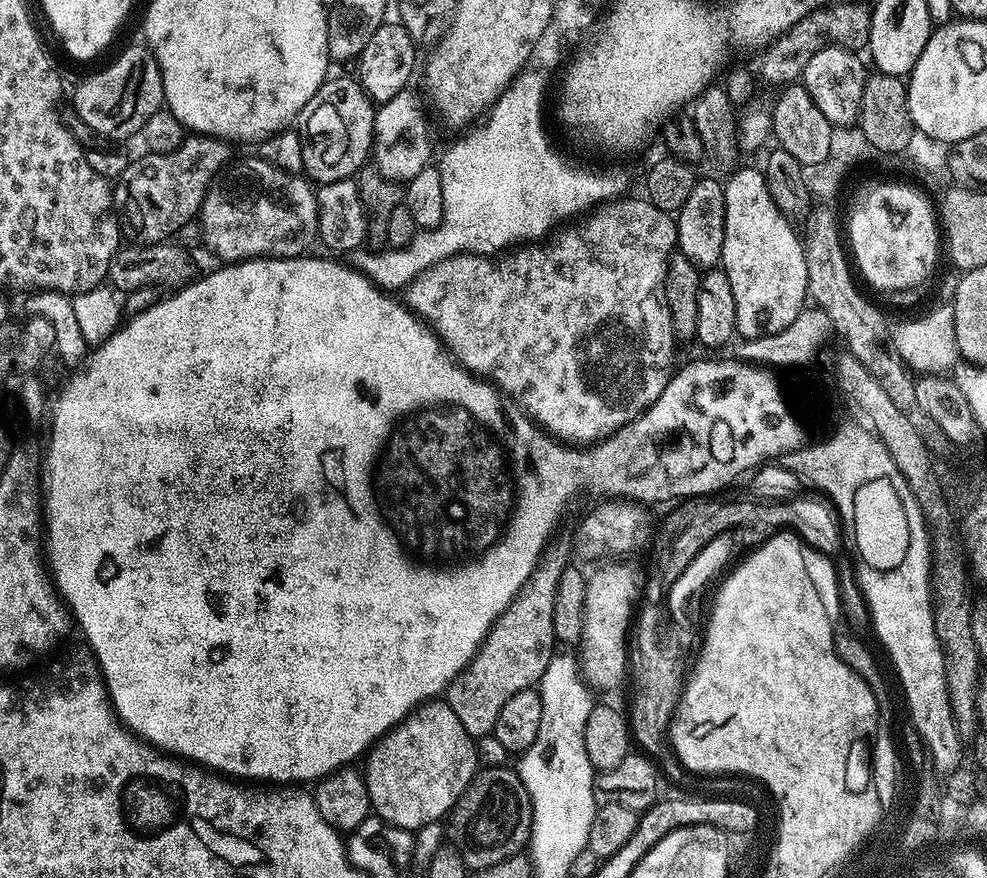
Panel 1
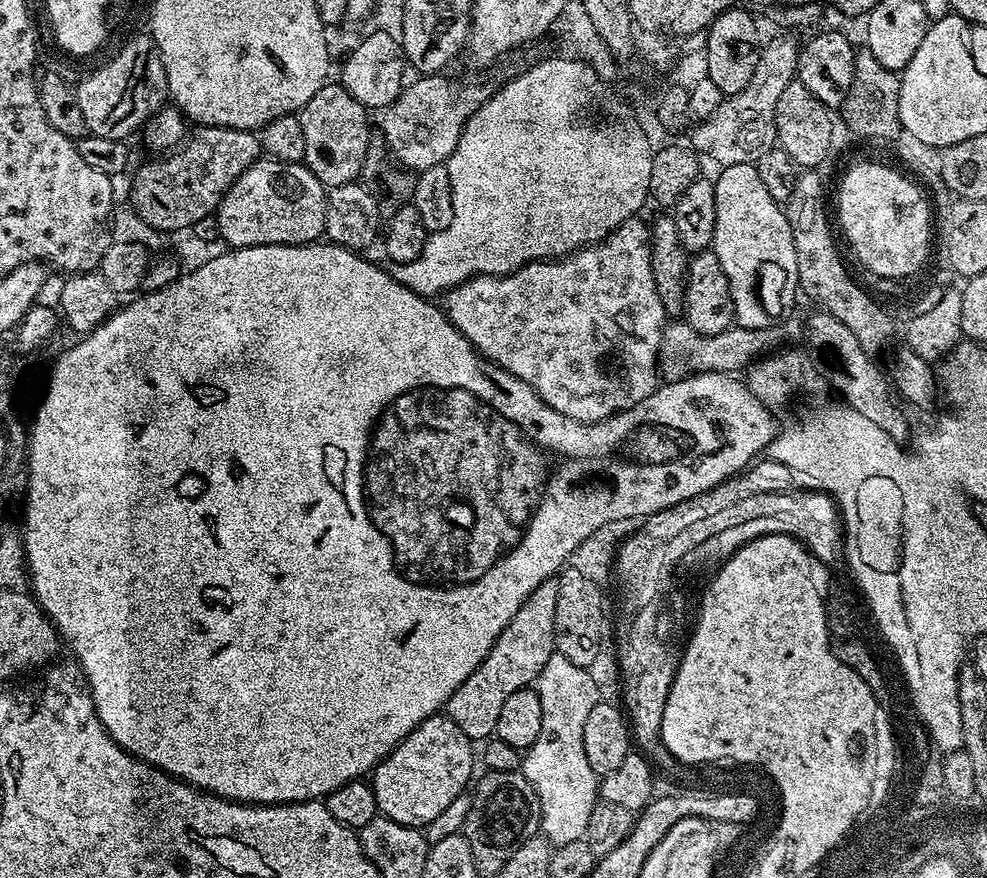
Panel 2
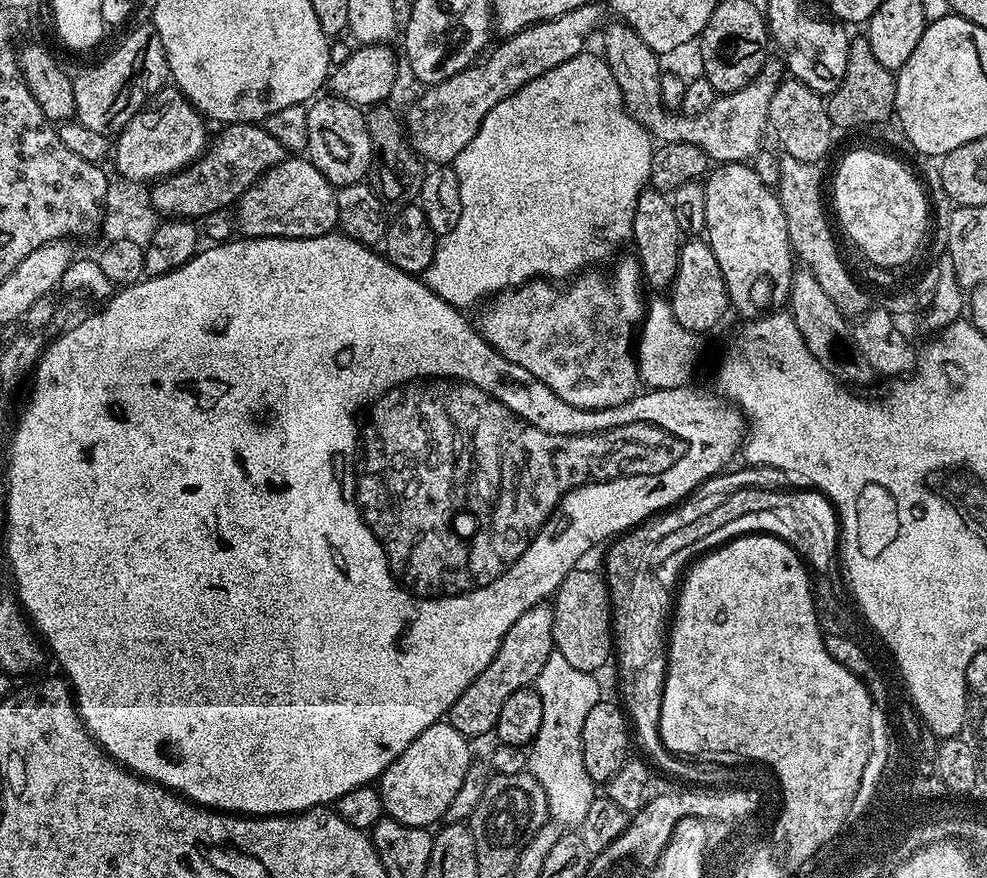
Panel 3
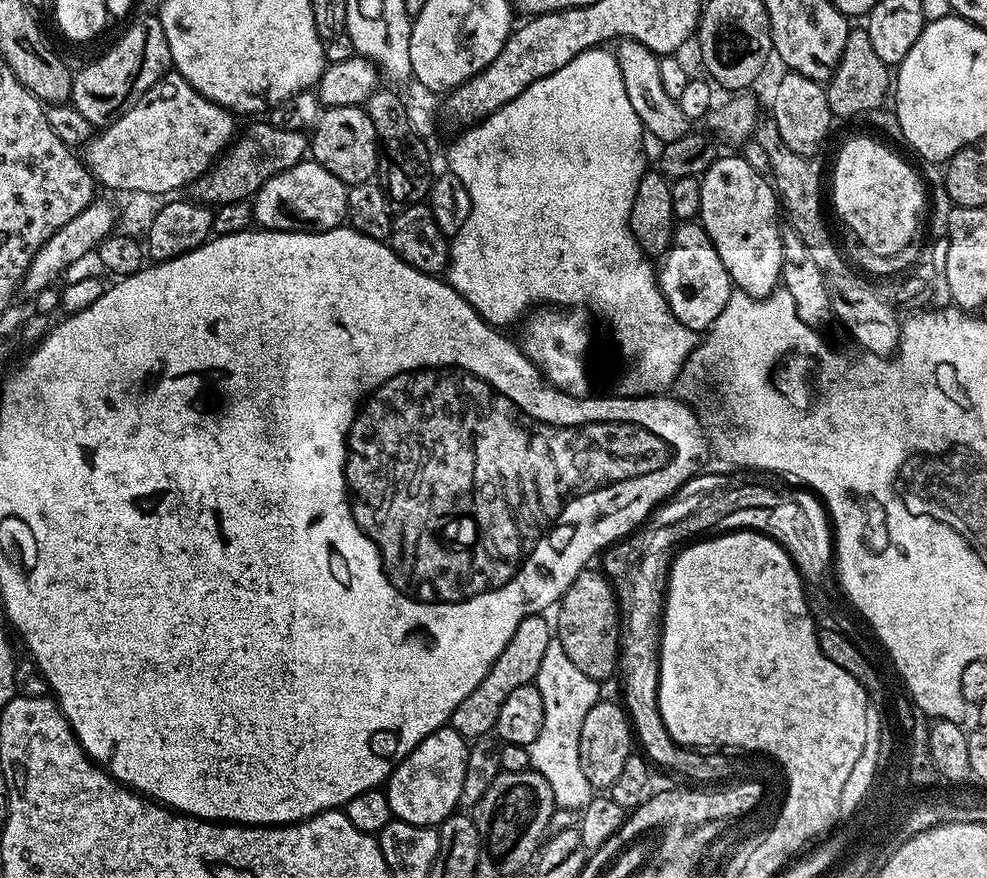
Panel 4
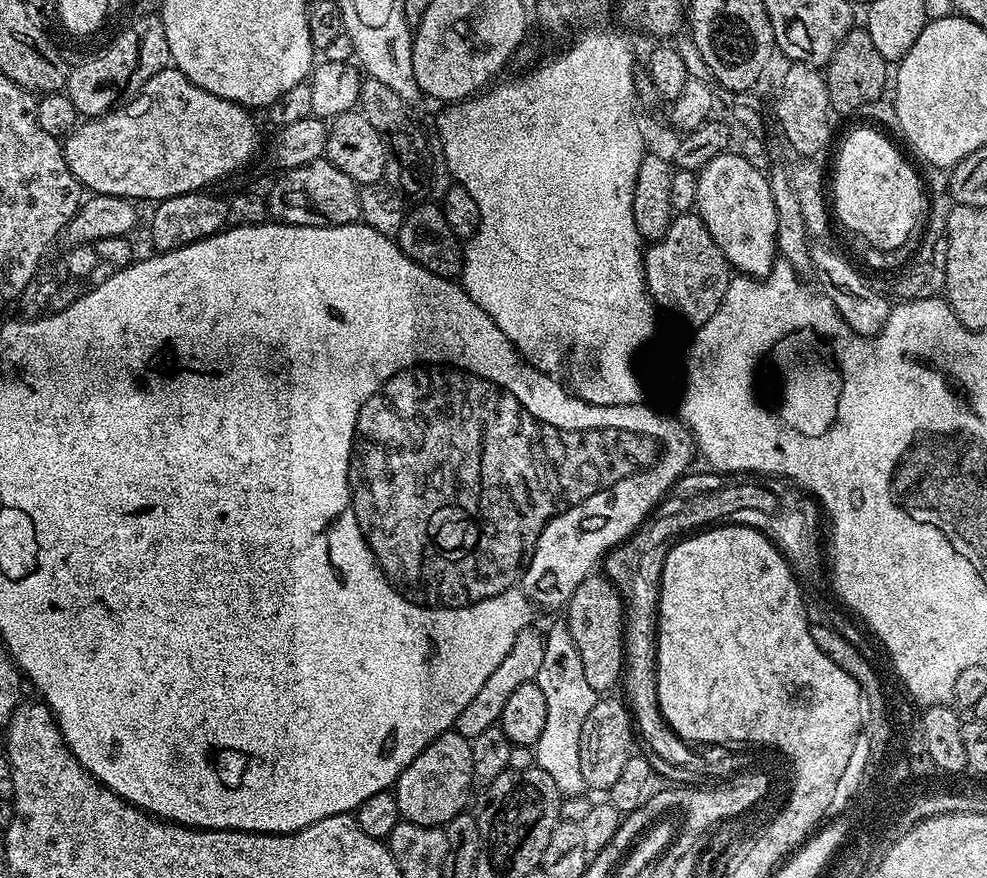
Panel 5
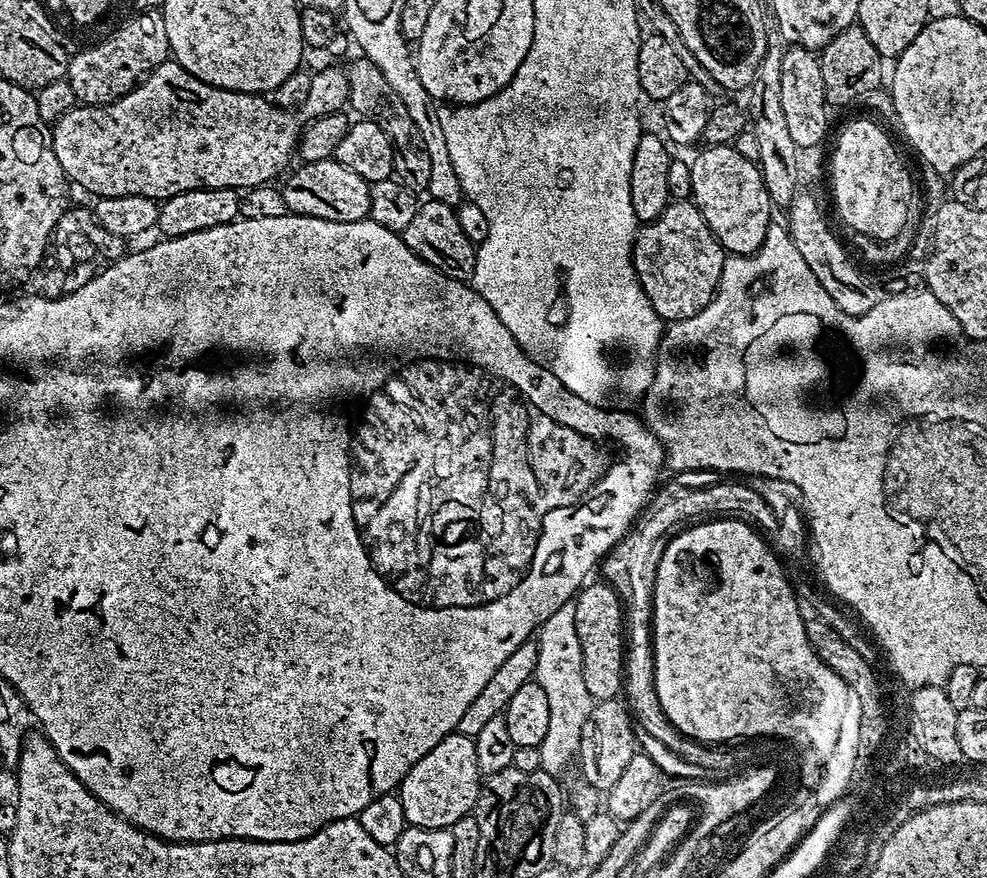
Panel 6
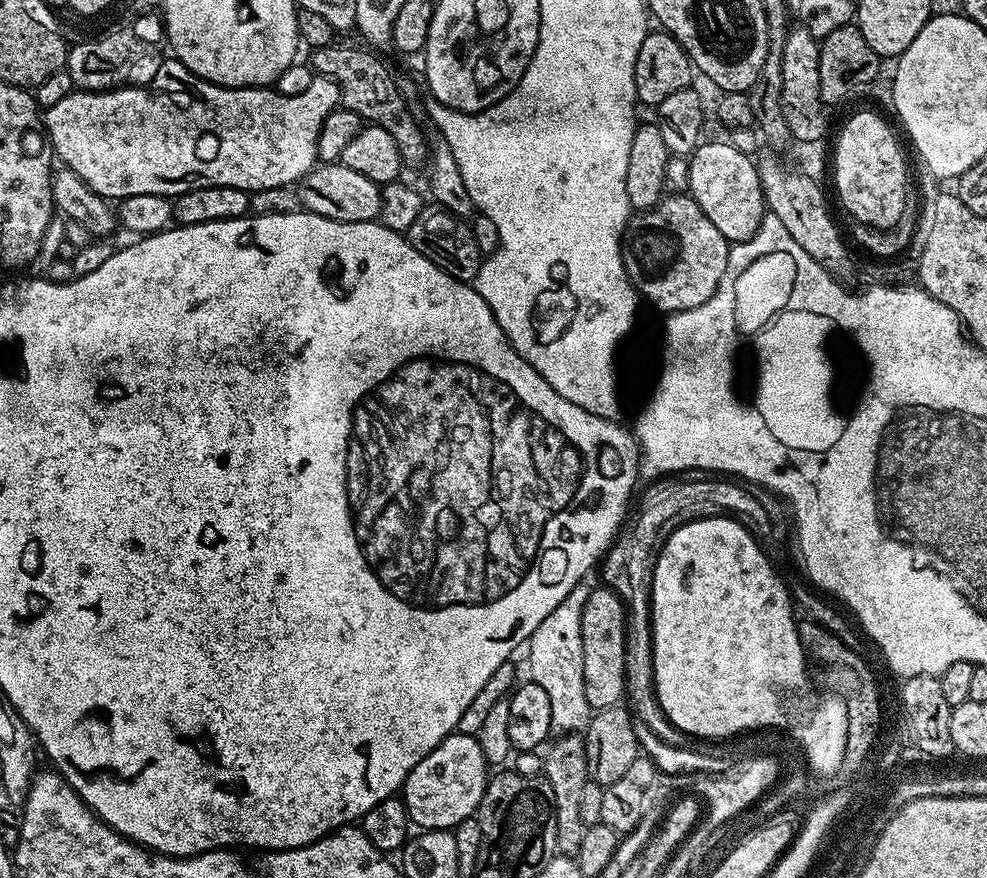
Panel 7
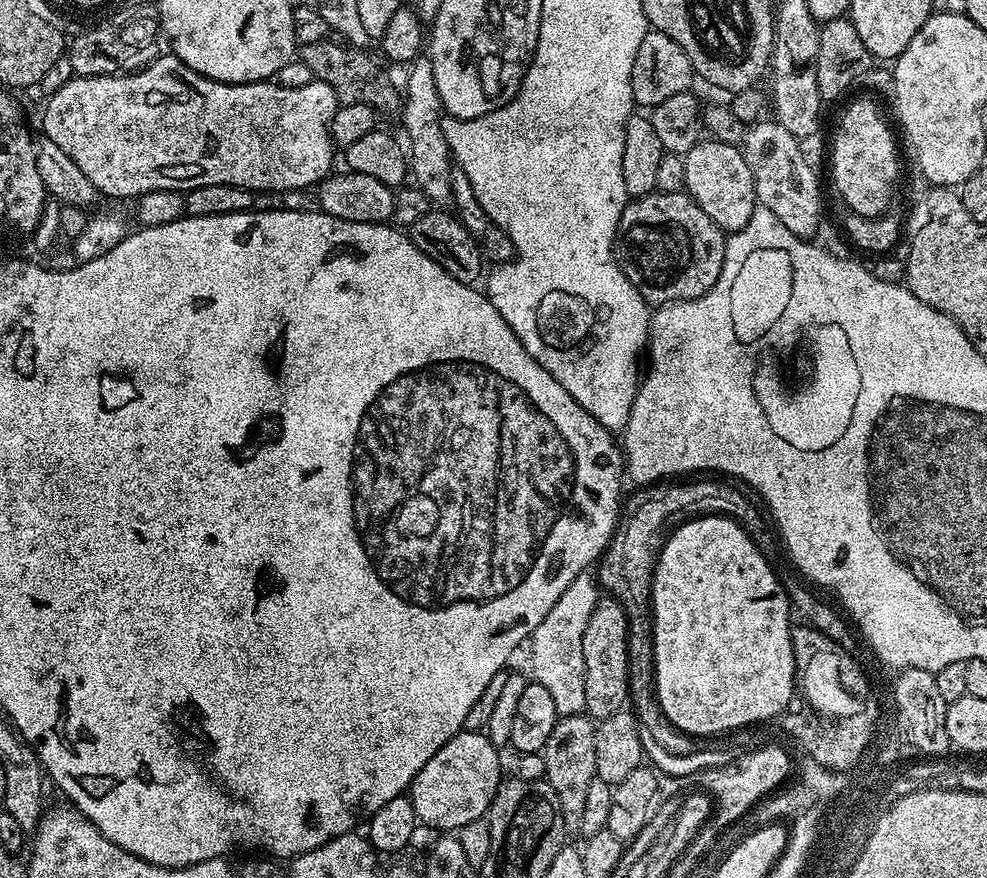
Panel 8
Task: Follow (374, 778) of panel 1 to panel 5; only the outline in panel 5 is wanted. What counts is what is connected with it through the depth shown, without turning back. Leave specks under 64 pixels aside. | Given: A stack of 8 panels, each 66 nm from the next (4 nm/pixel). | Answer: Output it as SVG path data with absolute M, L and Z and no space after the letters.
M456 731L443 732L396 779L394 795L401 817L407 823L421 824L427 828L447 826L452 819L465 811L468 787L473 787L472 745Z

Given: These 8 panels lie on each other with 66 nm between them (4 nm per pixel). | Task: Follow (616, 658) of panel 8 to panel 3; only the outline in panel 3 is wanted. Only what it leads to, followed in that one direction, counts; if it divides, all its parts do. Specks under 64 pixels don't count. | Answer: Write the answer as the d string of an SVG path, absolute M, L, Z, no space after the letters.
M584 567L573 568L556 587L550 604L553 614L553 642L555 651L560 652L562 658L570 662L570 666L596 674L614 652L612 599L608 597L605 577L602 578L598 573Z

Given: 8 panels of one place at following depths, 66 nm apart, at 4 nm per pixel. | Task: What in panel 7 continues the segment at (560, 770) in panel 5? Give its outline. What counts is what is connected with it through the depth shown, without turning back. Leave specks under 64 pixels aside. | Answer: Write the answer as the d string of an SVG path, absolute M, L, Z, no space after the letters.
M578 586L534 630L526 642L528 668L532 671L531 683L542 686L550 697L552 727L564 734L583 729L590 719L586 702L586 682L582 674L582 606L586 606L589 589Z

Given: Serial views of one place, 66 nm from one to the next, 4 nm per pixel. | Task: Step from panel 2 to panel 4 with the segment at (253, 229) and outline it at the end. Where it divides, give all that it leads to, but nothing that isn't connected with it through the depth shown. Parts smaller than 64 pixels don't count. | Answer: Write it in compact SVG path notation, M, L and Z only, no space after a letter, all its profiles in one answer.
M305 158L299 164L290 166L290 170L282 170L271 176L256 191L256 195L250 200L252 219L261 229L270 232L290 232L303 229L305 226L313 232L325 232L331 228L341 227L349 219L348 191L349 185L343 184L338 178L334 178L334 174L330 174L330 170L326 170L326 166L322 166L317 160Z

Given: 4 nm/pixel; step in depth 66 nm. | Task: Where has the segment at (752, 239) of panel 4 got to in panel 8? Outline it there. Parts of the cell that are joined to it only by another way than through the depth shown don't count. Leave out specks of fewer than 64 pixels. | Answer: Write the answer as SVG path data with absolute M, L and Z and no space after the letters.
M704 138L684 155L684 161L686 191L694 203L702 206L702 210L706 210L706 214L710 214L712 221L723 228L725 233L742 230L758 207L754 178L743 151L735 144Z

